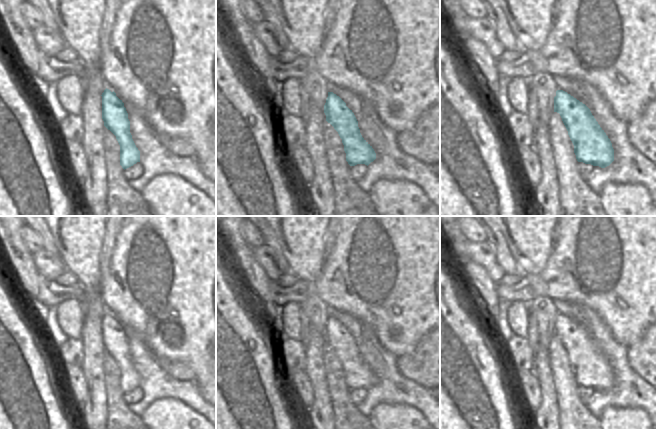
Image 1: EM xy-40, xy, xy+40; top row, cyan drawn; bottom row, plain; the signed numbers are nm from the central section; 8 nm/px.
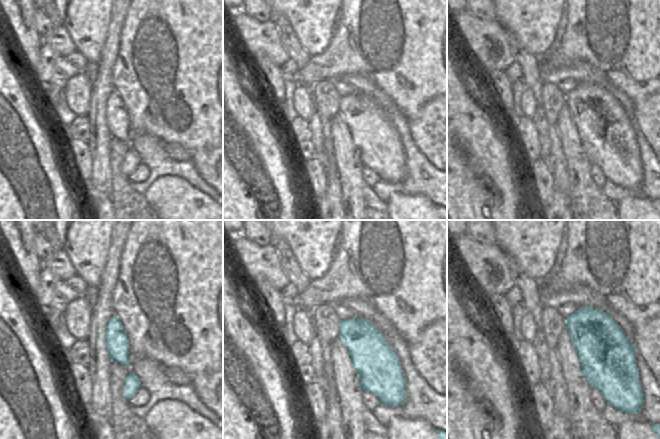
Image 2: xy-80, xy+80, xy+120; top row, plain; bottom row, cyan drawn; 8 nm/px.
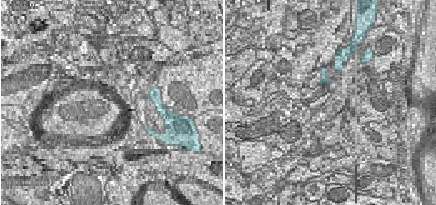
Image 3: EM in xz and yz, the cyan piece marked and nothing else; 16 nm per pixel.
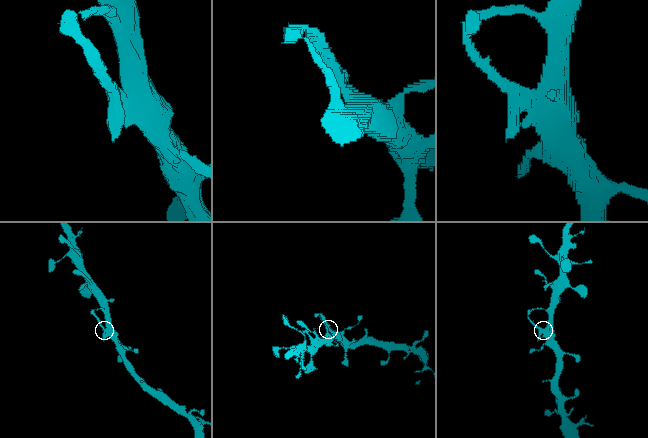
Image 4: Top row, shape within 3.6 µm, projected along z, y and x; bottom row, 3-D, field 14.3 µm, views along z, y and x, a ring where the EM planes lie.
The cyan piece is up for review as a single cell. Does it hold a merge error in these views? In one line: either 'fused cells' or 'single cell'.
fused cells

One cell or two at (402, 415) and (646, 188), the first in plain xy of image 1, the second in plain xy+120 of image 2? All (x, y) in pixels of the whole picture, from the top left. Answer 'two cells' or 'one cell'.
two cells

